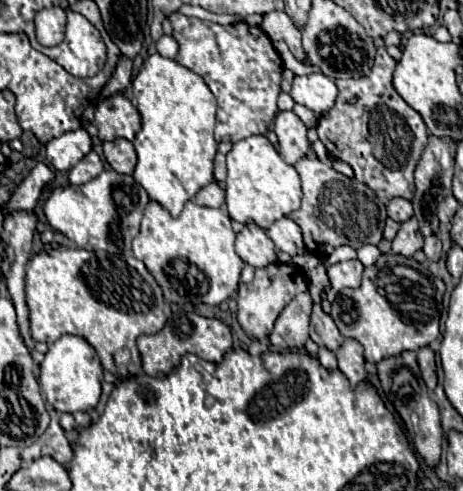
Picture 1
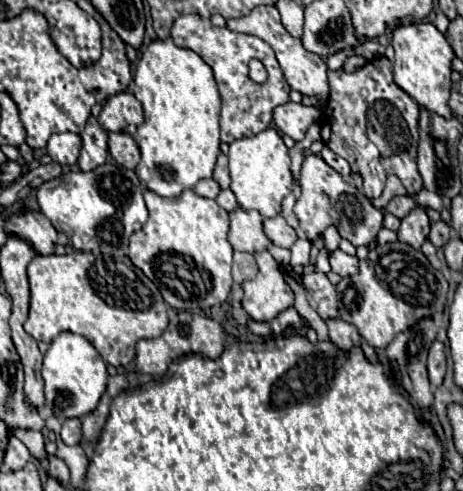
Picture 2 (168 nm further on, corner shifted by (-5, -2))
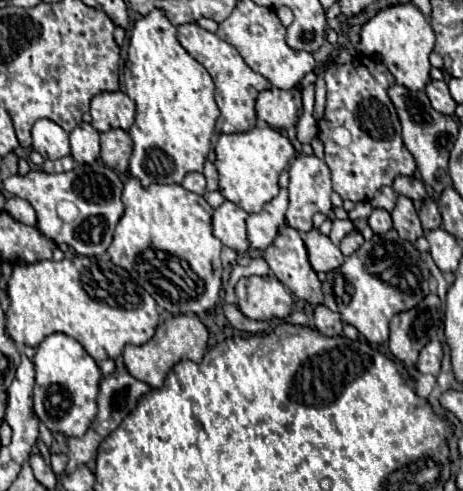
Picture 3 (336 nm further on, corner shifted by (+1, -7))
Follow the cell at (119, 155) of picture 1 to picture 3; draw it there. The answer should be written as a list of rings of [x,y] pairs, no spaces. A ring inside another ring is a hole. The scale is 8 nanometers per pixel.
[[[112,128],[108,132],[100,134],[100,158],[108,168],[114,168],[118,172],[128,172],[128,162],[130,162],[130,154],[132,154],[132,140],[128,136],[128,132],[120,130],[120,128]]]

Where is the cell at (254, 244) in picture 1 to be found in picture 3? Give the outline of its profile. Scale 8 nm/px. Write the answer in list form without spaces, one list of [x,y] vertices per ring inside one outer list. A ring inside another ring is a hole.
[[[228,200],[220,208],[216,208],[212,216],[214,236],[236,254],[244,254],[250,250],[250,242],[246,236],[246,218],[248,214]]]

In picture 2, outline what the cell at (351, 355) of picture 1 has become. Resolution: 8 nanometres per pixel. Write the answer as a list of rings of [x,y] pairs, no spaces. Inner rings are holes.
[[[336,317],[336,319],[326,319],[326,325],[330,341],[340,349],[348,351],[352,345],[360,345],[360,333],[356,331],[356,327],[352,327],[352,323]]]

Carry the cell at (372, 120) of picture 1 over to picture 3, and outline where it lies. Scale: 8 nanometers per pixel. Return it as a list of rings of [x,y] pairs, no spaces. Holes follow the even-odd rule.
[[[356,56],[350,64],[336,64],[326,70],[326,110],[318,122],[318,138],[324,144],[324,160],[332,170],[332,190],[340,194],[342,200],[364,202],[374,196],[386,184],[392,184],[398,176],[414,176],[416,164],[412,154],[406,150],[402,140],[402,126],[396,108],[388,96],[388,88],[394,86],[394,76],[382,62],[370,56]]]

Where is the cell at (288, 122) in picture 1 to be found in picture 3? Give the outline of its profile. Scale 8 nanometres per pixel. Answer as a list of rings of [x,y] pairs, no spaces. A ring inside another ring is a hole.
[[[266,90],[260,92],[256,98],[256,112],[258,120],[266,122],[276,130],[288,130],[298,124],[302,116],[302,100],[298,90]]]

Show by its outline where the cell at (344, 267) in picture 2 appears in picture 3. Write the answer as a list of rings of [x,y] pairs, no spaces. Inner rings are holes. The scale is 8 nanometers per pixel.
[[[310,230],[306,234],[306,248],[310,256],[310,264],[314,272],[332,272],[344,264],[344,256],[338,246],[330,242],[330,238],[322,236],[318,230]]]

